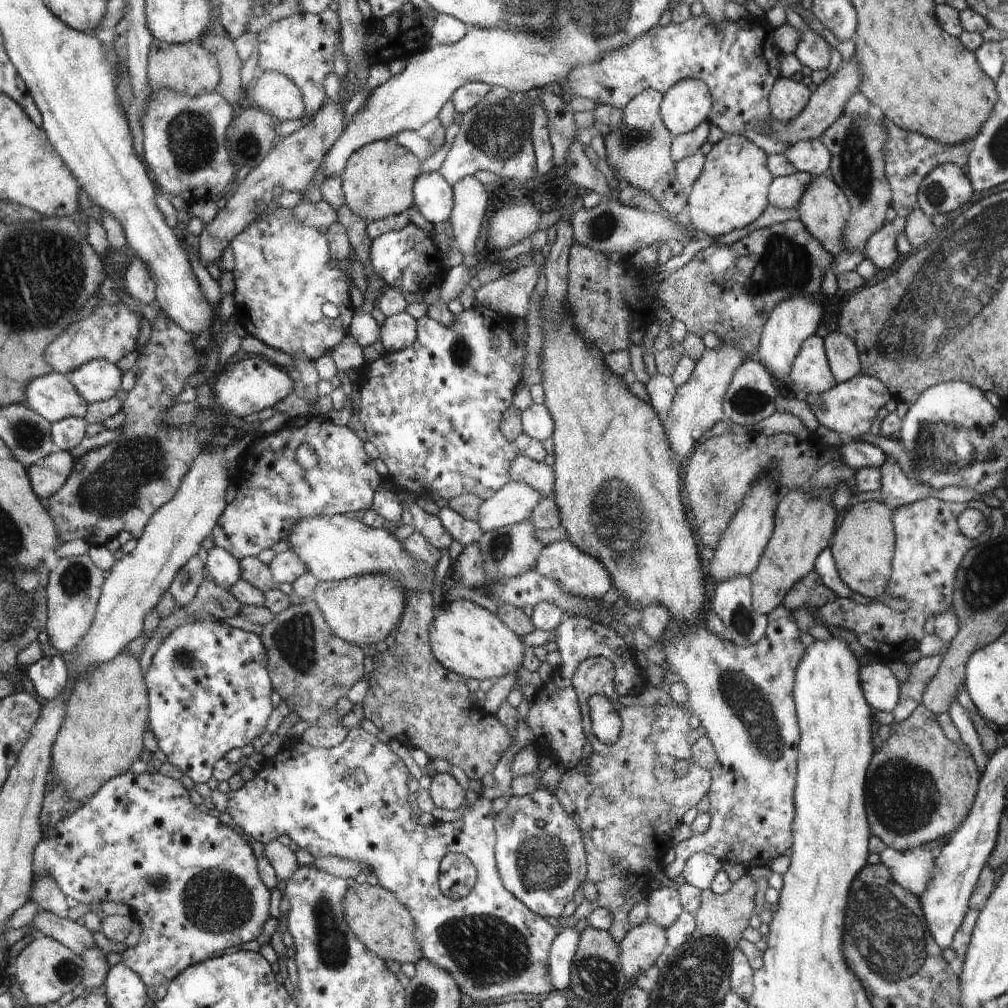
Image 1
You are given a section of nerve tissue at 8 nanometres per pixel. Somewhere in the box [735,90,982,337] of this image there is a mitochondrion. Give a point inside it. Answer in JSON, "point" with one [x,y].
{"point":[856,166]}

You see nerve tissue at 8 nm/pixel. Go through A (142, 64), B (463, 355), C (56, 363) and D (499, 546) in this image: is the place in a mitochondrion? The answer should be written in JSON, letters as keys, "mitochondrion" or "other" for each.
{"A":"other","B":"mitochondrion","C":"other","D":"mitochondrion"}

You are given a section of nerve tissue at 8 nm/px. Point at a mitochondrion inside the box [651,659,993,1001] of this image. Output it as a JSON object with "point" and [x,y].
{"point":[887,937]}

